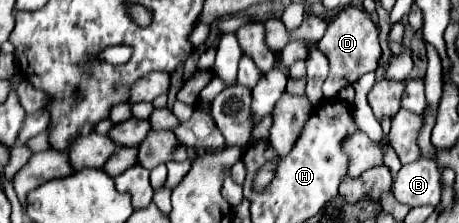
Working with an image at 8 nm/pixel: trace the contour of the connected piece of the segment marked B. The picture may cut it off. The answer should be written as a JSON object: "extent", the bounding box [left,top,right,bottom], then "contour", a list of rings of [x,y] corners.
{"extent":[393,158,441,206],"contour":[[[417,158],[401,166],[395,182],[393,196],[397,202],[413,206],[437,206],[441,200],[441,172],[433,160]]]}

